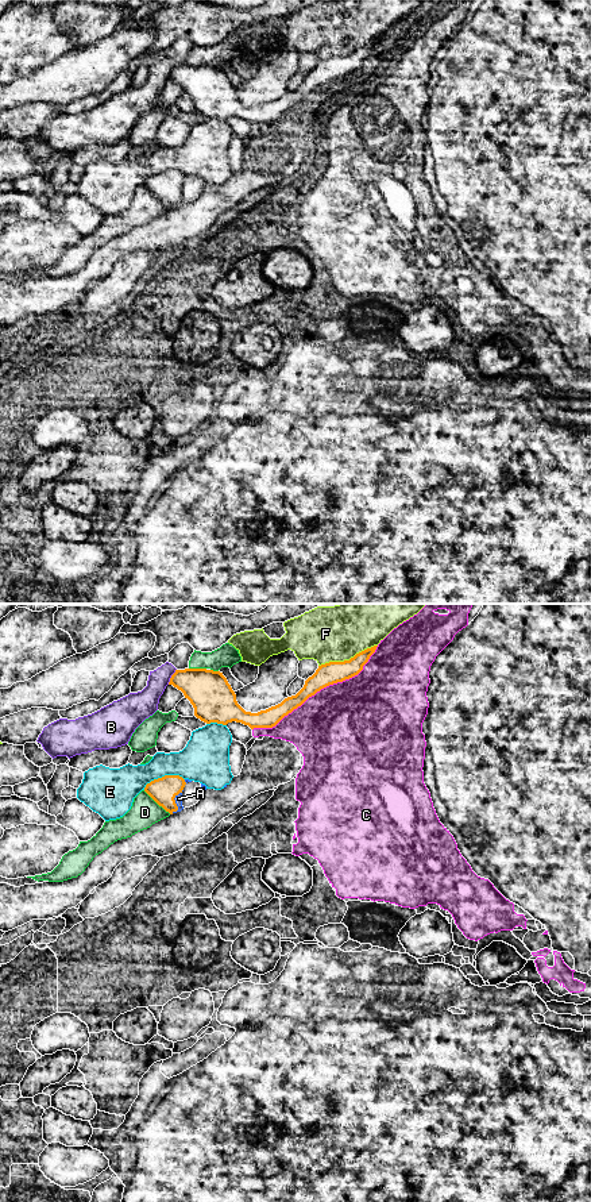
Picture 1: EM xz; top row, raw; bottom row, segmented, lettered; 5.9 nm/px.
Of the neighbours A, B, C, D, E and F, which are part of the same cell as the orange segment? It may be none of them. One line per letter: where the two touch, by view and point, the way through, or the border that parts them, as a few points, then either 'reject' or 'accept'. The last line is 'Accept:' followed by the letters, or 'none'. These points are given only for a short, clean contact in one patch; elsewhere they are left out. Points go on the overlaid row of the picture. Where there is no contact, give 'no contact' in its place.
A: contact xz (174, 802); reject
B: contact xz (172, 677); reject
C: contact xz (319, 690); reject
D: contact xz (157, 802); reject
E: contact xz (162, 777); reject
F: contact xz (347, 661); reject
Accept: none

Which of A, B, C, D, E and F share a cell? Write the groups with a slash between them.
A / B / C / D / E / F

